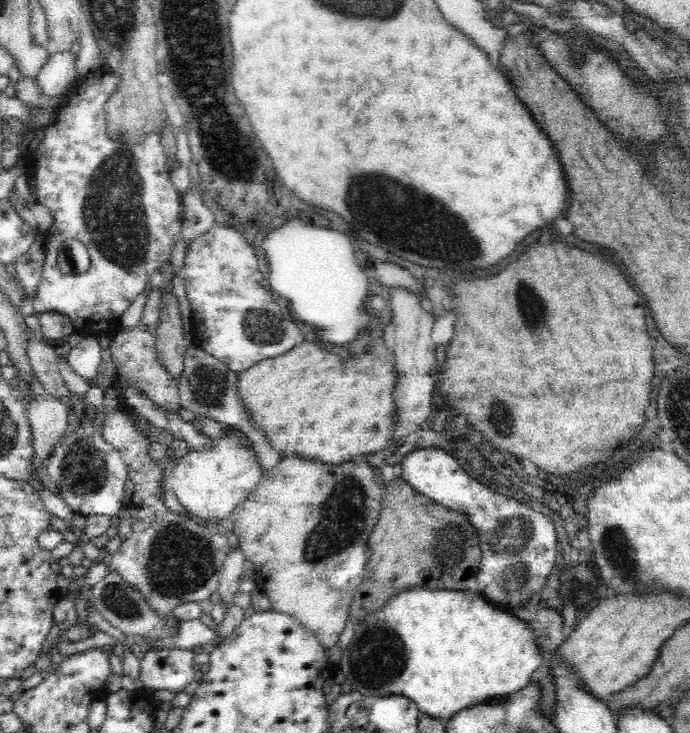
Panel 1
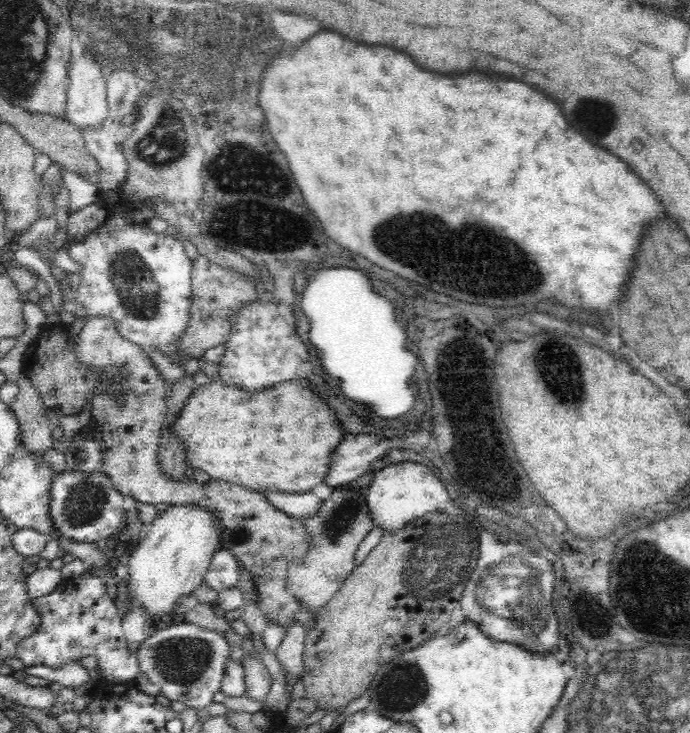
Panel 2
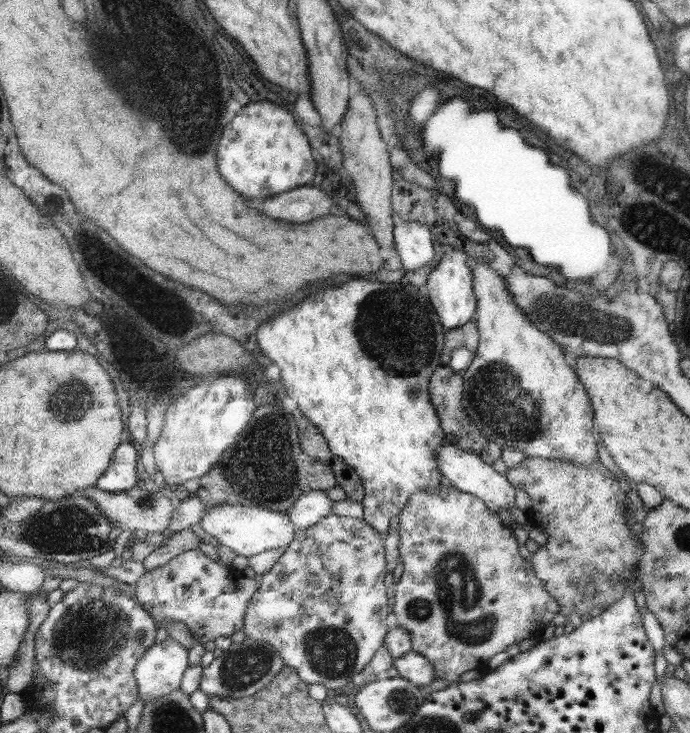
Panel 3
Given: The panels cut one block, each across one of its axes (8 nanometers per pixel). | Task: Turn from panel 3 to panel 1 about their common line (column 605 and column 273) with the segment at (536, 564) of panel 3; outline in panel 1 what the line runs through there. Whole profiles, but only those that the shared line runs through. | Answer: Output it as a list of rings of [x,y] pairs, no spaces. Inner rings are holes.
[[[292,455],[266,473],[250,496],[232,512],[241,550],[255,564],[256,584],[268,593],[273,610],[286,613],[310,629],[327,649],[336,645],[363,573],[369,549],[367,538],[377,524],[383,493],[381,470],[370,464],[346,462],[341,466],[300,462]]]

